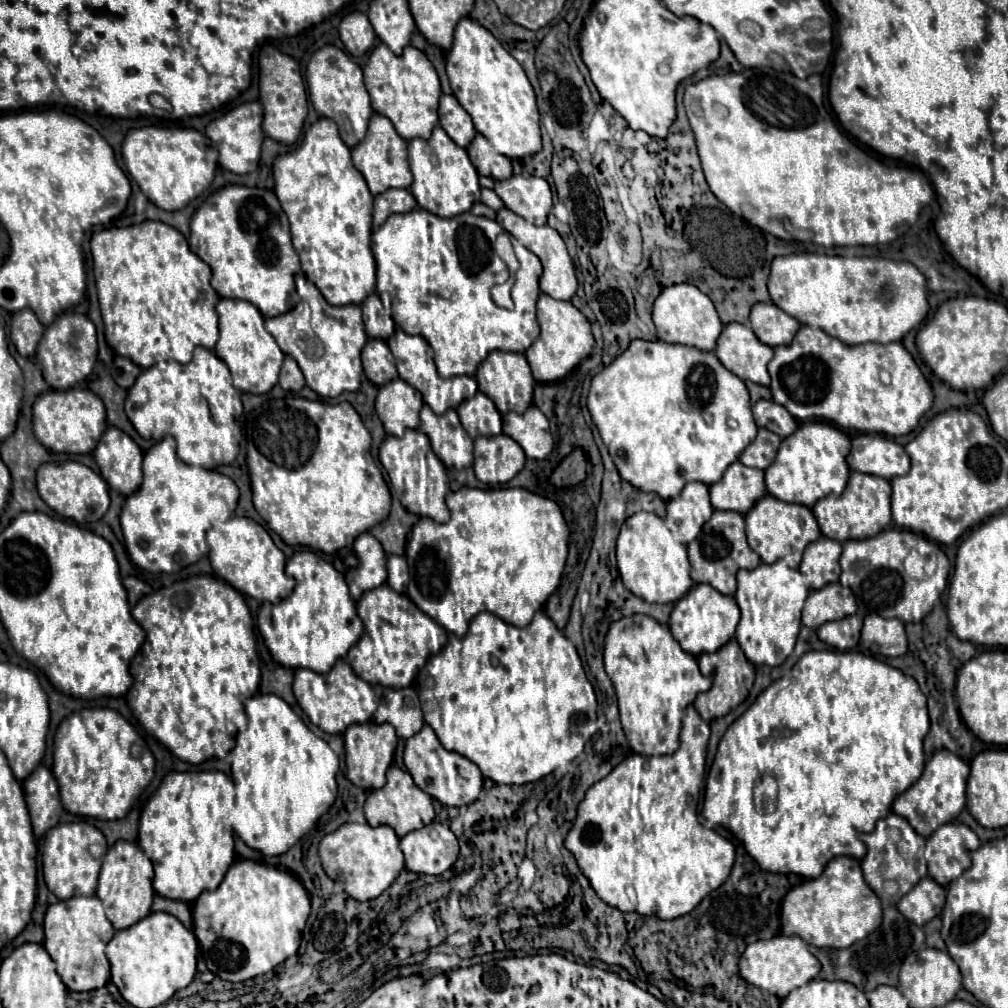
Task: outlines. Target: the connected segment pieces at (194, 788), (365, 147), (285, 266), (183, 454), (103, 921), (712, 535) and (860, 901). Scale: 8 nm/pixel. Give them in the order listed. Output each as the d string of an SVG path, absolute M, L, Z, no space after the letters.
M222 771L170 773L140 816L138 847L154 865L154 891L172 901L192 903L202 891L214 891L234 863L234 831L228 815L234 807L234 783Z
M374 115L370 119L364 141L352 149L352 161L354 161L354 167L366 179L372 195L380 195L380 191L388 191L388 189L396 189L396 187L408 189L412 185L412 173L408 169L406 141L396 133L392 123L382 115Z
M226 185L218 189L194 213L190 221L188 245L190 251L196 253L212 269L210 283L220 297L244 299L252 303L264 317L282 315L284 311L292 311L292 307L296 307L294 275L300 271L300 259L292 247L288 221L274 191L244 185Z
M196 347L192 361L186 365L164 361L144 369L128 389L124 413L142 439L174 437L178 459L190 467L216 469L230 465L238 455L242 439L240 393L232 387L226 363L210 349Z
M76 895L48 907L44 917L44 947L58 963L58 975L70 991L94 991L110 981L110 963L106 959L106 939L114 937L114 927L96 895Z
M714 511L712 519L704 525L702 535L688 545L688 557L692 565L692 581L712 585L724 595L734 595L736 573L740 569L752 569L760 565L760 557L748 547L744 533L744 517L736 511Z
M850 857L832 859L818 879L796 885L782 901L782 933L796 935L814 947L844 949L868 937L882 923L882 903L864 883L860 863Z

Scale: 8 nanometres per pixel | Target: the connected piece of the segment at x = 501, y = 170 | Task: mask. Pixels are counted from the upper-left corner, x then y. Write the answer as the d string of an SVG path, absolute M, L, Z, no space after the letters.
M476 135L466 151L470 155L472 165L476 167L476 171L480 175L486 175L486 177L490 177L494 181L512 177L512 163L510 163L510 159L500 155L500 153L496 153L482 135Z

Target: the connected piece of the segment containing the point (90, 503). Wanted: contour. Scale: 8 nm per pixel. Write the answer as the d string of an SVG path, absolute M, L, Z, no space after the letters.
M78 461L40 465L40 469L36 473L36 485L38 485L40 497L52 511L56 511L60 517L70 519L74 523L98 521L104 517L104 513L108 511L108 505L110 505L106 481L98 473L94 473L90 467L86 467Z

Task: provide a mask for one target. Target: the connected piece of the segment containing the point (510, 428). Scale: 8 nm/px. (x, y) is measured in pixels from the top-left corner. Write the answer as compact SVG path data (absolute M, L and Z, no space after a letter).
M534 405L524 415L506 413L502 417L502 433L516 439L528 459L546 459L554 449L548 419Z

